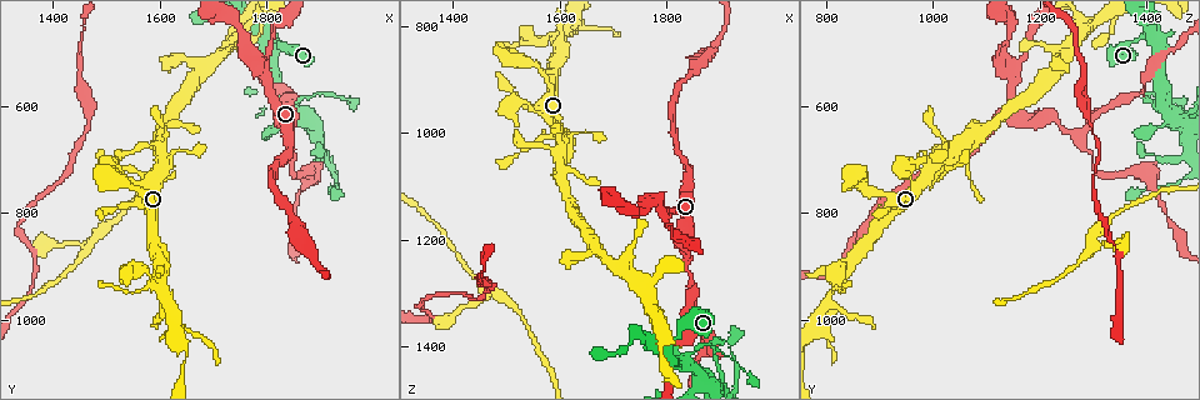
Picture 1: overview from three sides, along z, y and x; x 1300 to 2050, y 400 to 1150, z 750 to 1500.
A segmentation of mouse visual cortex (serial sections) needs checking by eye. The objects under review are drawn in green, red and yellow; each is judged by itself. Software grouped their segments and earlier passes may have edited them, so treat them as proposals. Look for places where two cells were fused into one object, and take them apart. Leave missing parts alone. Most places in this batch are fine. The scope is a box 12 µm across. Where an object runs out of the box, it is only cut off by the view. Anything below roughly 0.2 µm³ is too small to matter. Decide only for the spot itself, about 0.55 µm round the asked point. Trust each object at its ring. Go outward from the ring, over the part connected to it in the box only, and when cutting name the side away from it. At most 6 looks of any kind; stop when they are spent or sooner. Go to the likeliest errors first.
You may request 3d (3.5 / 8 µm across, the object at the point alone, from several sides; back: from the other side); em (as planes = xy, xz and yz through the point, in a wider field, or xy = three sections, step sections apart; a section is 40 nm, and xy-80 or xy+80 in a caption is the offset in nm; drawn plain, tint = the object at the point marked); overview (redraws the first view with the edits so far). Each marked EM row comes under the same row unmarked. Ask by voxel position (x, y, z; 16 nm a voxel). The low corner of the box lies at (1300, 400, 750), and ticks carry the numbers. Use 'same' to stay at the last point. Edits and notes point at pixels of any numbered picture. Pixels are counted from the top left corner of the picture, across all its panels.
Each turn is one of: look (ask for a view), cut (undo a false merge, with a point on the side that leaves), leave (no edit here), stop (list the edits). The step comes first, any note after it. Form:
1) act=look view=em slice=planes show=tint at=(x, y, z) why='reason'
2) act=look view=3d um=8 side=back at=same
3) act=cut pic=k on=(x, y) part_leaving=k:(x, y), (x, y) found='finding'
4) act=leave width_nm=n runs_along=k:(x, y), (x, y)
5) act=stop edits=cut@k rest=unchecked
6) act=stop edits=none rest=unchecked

act=look view=3d um=3.5 at=(1850, 660, 1265)

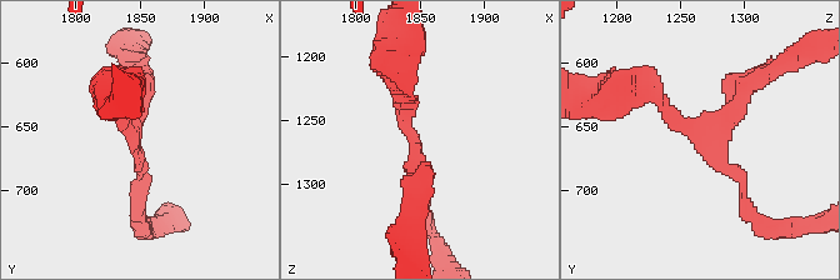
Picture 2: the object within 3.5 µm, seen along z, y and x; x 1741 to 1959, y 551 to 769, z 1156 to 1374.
act=look view=em slice=xy step=2 show=tint at=(1848, 658, 1264) arms=3 arm_widths_nm=150,200,200 why='need the tissue'

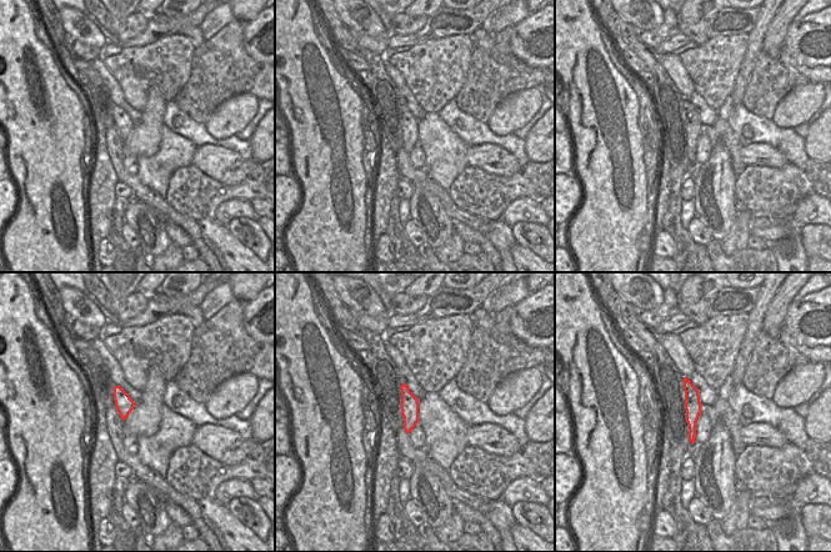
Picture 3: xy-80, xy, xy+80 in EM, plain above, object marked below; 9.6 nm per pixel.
act=leave runs_along=2:(640, 93), (718, 146), (743, 200) found='one cell here'

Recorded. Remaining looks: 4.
act=look view=3d um=8 at=(1790, 530, 1140) why='three arms meet'

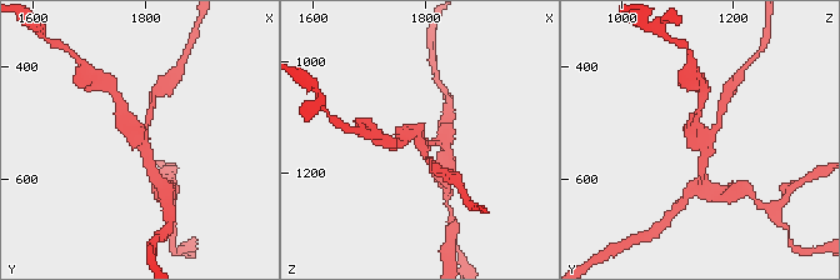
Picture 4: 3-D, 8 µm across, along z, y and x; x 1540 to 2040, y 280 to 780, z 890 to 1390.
act=look view=em slice=xy step=2 show=tint at=(1795, 535, 1145)

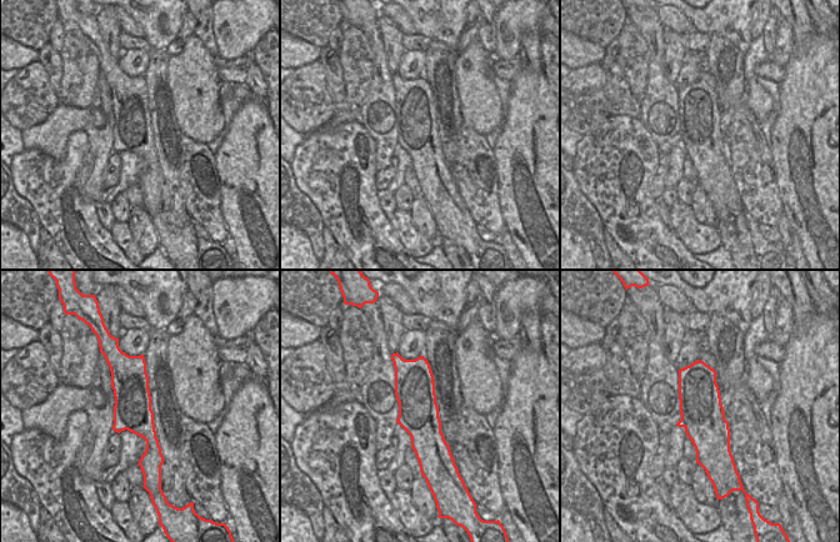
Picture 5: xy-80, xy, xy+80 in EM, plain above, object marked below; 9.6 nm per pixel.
act=leave runs_along=4:(153, 171), (126, 111) found='one cell here'

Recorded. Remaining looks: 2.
act=look view=em slice=xy step=5 show=tint at=(1875, 620, 1465) why='a fork'

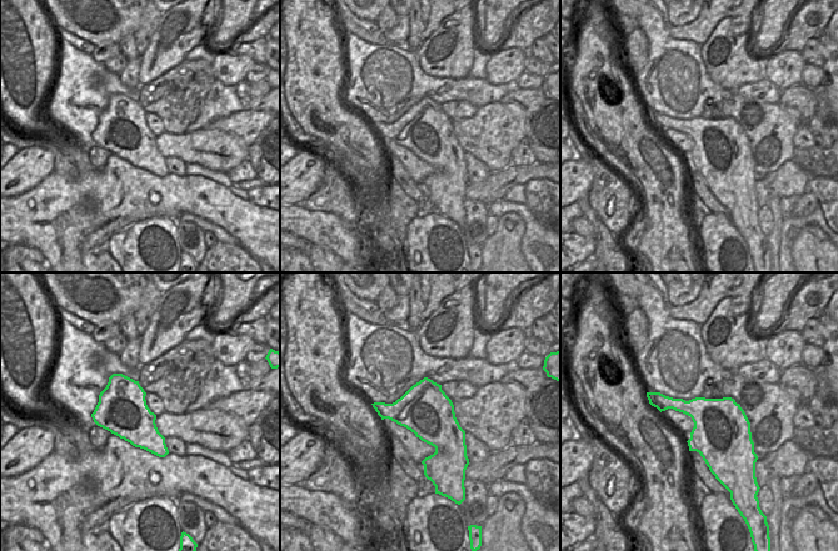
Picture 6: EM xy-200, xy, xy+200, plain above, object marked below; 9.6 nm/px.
act=look view=3d um=3.5 at=same why='wider look'

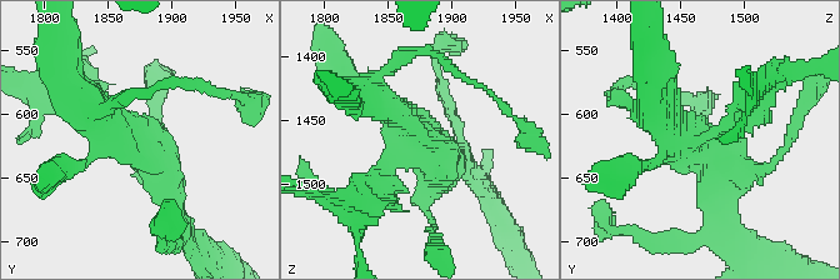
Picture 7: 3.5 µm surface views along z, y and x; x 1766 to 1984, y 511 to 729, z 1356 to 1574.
act=cut pic=7 on=(366, 191) found='a second cell is stuck on'

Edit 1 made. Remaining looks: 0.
act=stop edits=cut@7 rest=unchecked

